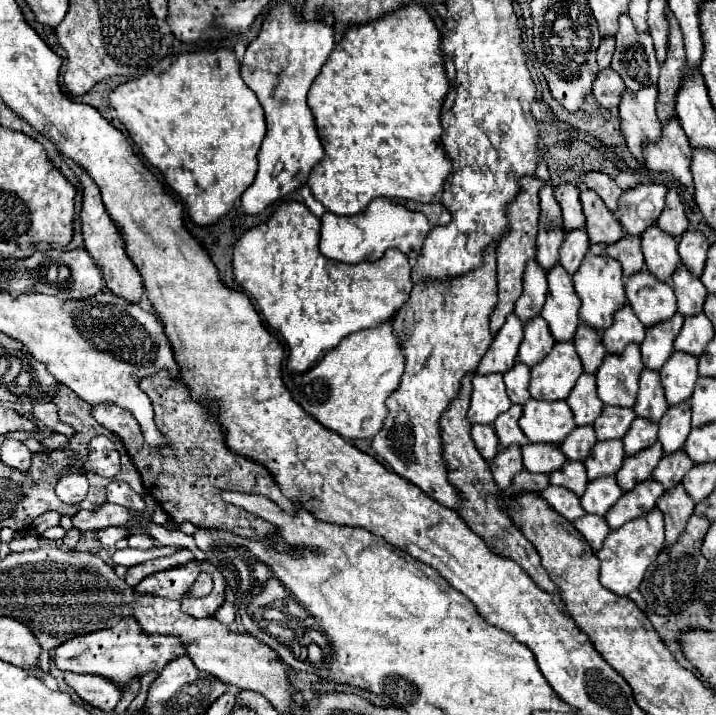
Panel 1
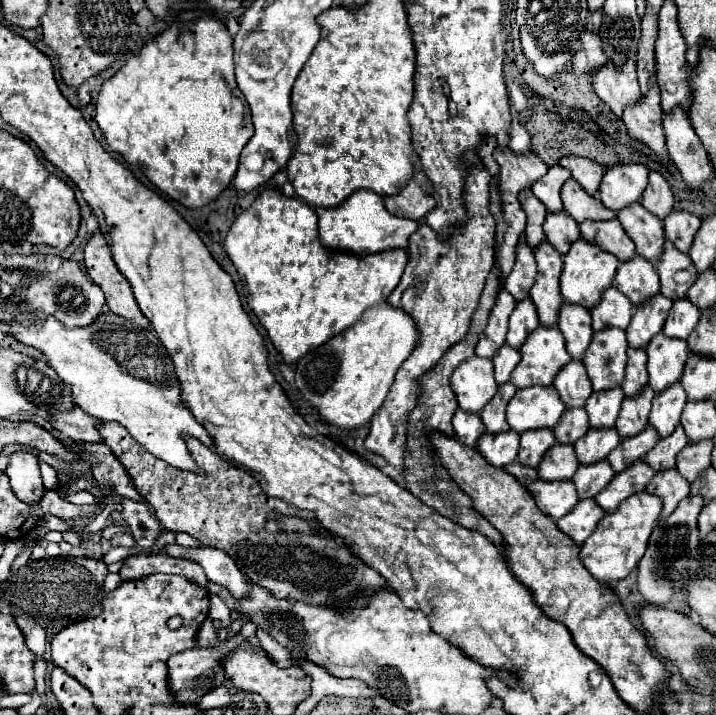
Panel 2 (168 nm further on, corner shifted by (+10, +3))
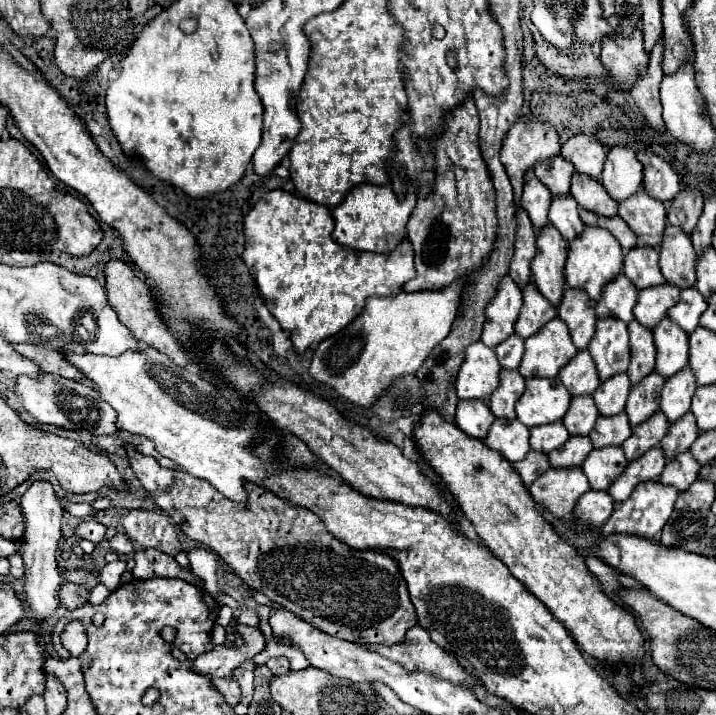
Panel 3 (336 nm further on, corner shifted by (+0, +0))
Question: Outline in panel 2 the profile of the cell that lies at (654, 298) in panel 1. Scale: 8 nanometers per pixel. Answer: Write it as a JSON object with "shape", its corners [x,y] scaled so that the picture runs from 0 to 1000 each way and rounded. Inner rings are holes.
{"shape":[[[887,357],[878,365],[865,368],[862,385],[856,399],[890,429],[901,421],[906,421],[909,415],[920,413],[920,387],[918,379],[912,373],[912,368],[906,368],[904,362]]]}

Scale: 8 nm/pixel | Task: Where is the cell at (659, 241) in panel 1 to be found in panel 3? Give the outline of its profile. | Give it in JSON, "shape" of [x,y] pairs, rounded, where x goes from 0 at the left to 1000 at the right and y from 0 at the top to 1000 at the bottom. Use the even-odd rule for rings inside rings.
{"shape":[[[892,266],[890,271],[865,283],[865,302],[890,327],[892,341],[920,344],[932,316],[932,297],[926,283],[909,277],[901,266]]]}

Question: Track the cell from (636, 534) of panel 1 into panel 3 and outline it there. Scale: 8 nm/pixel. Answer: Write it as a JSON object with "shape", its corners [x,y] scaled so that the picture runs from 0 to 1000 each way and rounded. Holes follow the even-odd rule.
{"shape":[[[915,671],[890,677],[887,688],[878,694],[878,699],[859,705],[856,719],[851,722],[848,733],[839,738],[839,750],[851,750],[851,747],[890,747],[890,750],[898,750],[898,752],[915,752],[915,750],[920,750],[920,744],[926,741],[932,724],[940,716],[946,691],[948,691],[946,683],[920,677]]]}

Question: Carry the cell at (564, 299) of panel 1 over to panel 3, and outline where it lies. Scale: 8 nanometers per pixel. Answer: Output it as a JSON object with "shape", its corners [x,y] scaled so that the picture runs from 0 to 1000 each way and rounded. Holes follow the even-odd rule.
{"shape":[[[764,313],[750,324],[750,355],[742,364],[742,386],[753,408],[775,428],[781,428],[789,408],[789,364],[792,338],[772,313]]]}

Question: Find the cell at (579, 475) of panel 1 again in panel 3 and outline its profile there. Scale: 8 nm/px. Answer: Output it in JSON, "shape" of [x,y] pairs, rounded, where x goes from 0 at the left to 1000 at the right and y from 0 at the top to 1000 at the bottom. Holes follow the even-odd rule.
{"shape":[[[797,610],[784,627],[767,635],[767,646],[772,655],[811,652],[825,629],[828,629],[828,621],[820,610]]]}

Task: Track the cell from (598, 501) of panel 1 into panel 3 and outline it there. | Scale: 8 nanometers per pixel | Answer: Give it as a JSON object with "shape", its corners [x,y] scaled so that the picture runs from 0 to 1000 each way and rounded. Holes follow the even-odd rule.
{"shape":[[[853,624],[853,627],[825,629],[811,655],[823,669],[825,683],[848,685],[856,677],[856,671],[873,657],[873,652],[876,652],[876,641],[870,635],[870,627]]]}

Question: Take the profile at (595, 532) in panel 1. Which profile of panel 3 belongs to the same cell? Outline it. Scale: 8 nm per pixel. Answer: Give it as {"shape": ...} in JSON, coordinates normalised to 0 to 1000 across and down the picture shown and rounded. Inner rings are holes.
{"shape":[[[820,685],[806,708],[803,708],[803,727],[809,741],[820,741],[823,736],[837,741],[853,722],[856,716],[856,699],[851,688],[845,685]]]}

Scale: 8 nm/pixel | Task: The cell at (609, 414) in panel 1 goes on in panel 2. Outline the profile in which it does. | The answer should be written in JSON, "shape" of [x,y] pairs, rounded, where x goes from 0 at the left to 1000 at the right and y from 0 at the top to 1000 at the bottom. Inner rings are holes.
{"shape":[[[867,541],[851,544],[851,550],[828,550],[817,566],[825,597],[828,600],[859,597],[870,558],[873,558],[873,552],[867,550]]]}

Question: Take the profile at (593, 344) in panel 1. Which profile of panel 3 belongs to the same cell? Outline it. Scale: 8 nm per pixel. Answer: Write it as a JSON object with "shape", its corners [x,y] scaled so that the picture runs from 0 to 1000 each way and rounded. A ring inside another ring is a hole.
{"shape":[[[792,403],[781,422],[778,442],[795,456],[800,481],[809,490],[817,490],[831,467],[831,425],[834,422],[825,420],[814,403]]]}

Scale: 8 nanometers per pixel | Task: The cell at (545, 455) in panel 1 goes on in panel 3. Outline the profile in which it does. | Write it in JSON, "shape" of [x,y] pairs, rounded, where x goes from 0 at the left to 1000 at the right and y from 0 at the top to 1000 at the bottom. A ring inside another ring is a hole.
{"shape":[[[784,590],[742,599],[742,627],[750,632],[767,635],[770,629],[784,627],[792,613],[795,613],[795,604]]]}

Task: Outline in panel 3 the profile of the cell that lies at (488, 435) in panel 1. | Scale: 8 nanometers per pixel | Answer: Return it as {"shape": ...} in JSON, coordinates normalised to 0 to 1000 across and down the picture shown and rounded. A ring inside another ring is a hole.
{"shape":[[[641,559],[635,576],[635,593],[655,610],[675,615],[689,593],[691,582],[675,559]]]}

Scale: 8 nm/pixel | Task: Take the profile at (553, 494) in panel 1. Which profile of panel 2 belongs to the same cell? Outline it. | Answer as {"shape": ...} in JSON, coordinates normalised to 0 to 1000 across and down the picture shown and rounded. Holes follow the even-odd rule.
{"shape":[[[747,673],[739,681],[739,690],[744,692],[747,703],[758,717],[772,723],[775,729],[781,723],[789,723],[800,715],[800,709],[809,703],[806,687],[800,673]]]}

